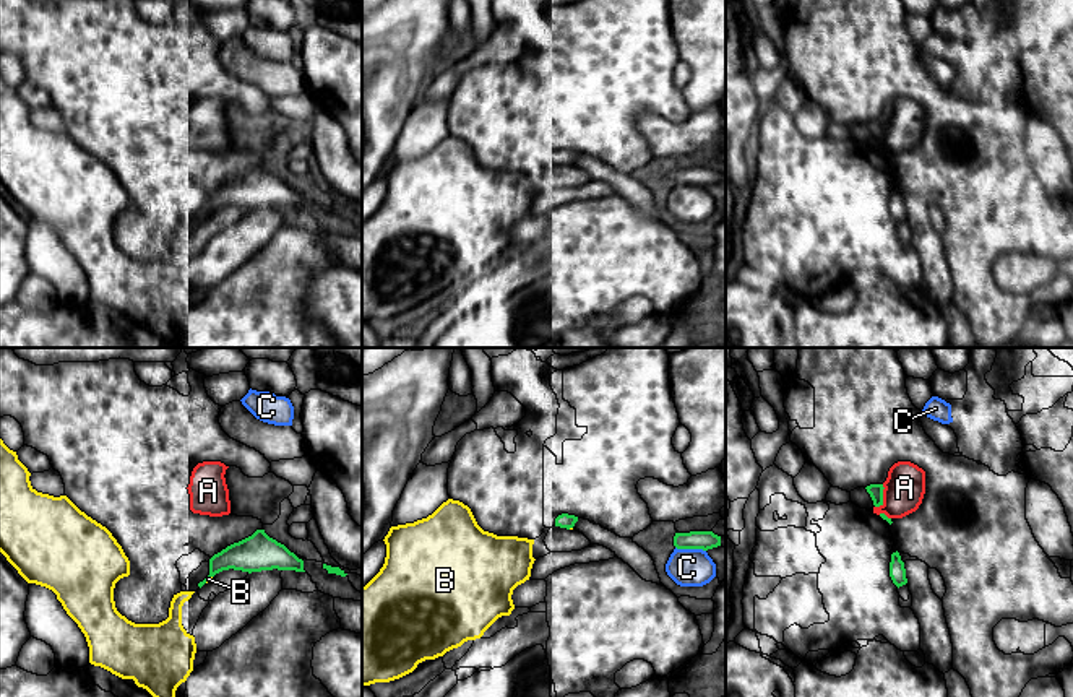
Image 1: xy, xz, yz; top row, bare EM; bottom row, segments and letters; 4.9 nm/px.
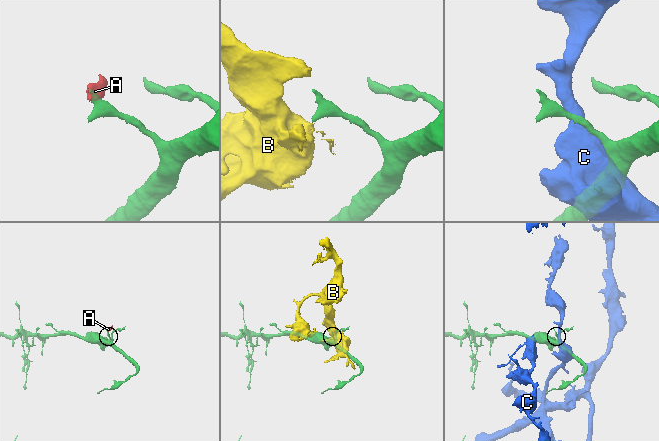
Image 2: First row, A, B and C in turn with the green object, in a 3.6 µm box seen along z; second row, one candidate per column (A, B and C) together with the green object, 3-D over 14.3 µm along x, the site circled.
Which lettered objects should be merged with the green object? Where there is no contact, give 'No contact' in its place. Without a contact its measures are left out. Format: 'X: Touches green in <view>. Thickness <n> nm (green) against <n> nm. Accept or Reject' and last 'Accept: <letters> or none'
A: Touches green in yz. Thickness 70 nm (green) against 200 nm. Reject
B: Touches green in xy. Thickness 170 nm (green) against 20 nm. Reject
C: Touches green in xz. Thickness 100 nm (green) against 190 nm. Reject
Accept: none

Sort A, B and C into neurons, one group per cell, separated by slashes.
A B / C

